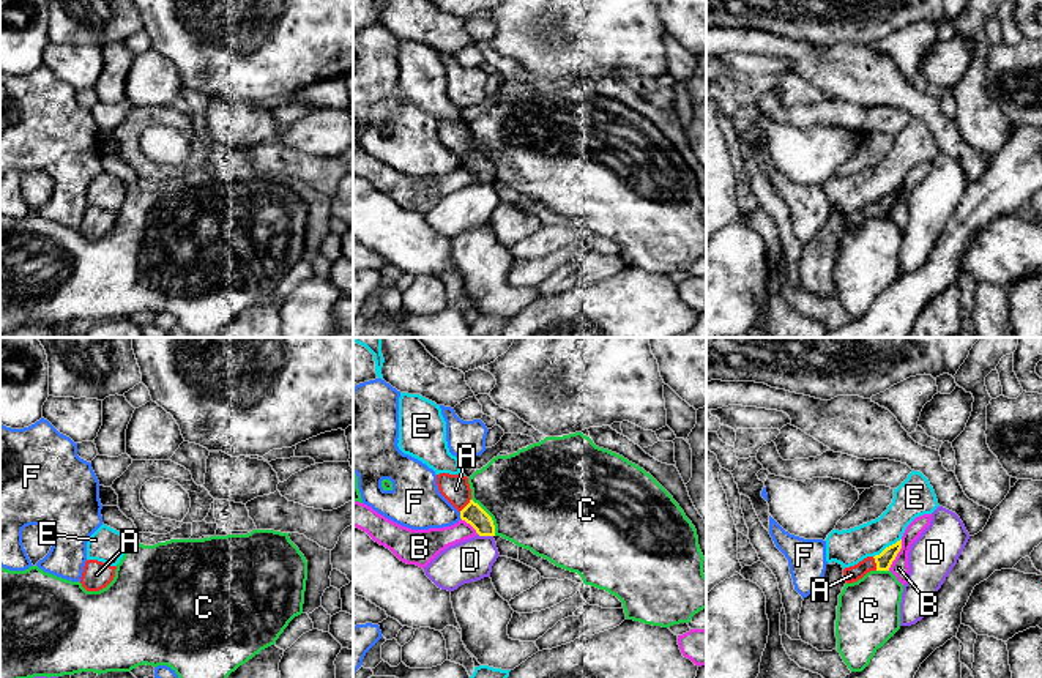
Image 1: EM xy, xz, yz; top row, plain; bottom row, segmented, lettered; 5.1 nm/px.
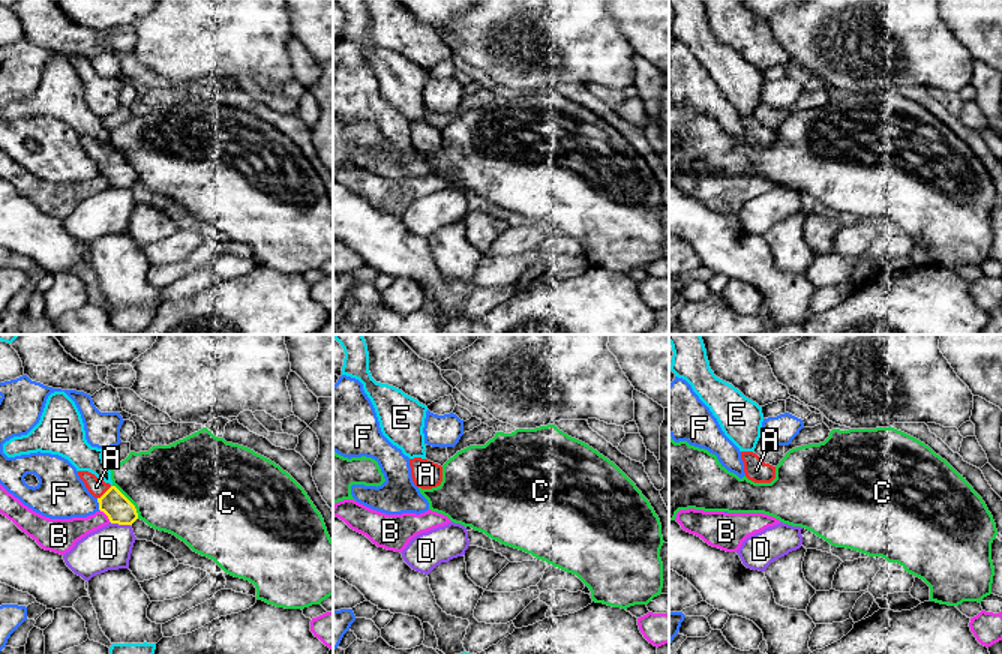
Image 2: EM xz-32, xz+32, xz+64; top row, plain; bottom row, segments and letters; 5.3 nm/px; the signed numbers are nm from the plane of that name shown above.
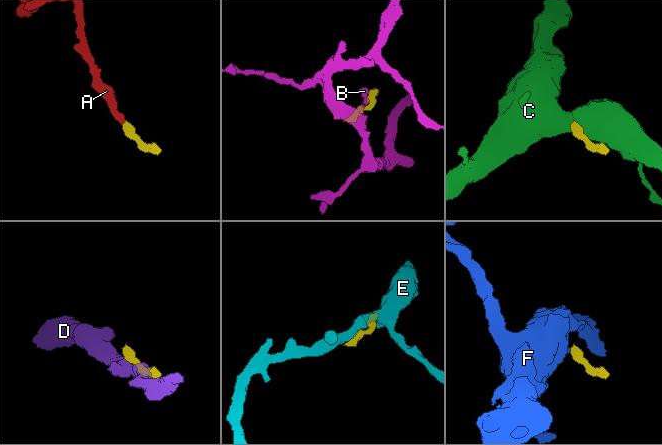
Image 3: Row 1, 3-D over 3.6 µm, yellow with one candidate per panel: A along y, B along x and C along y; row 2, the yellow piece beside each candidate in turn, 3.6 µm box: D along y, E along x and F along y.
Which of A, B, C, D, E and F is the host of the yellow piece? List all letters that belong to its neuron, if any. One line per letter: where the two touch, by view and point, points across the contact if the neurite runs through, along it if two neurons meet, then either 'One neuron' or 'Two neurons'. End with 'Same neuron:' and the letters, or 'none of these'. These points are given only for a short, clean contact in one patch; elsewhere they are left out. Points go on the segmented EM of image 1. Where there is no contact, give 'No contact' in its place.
A: Touches yellow at yz (875, 562). Path across: yz (883, 562), (875, 562), (852, 574). One neuron
B: Touches yellow at yz (896, 555). Two neurons
C: Touches yellow at xz (491, 517). Boundary: xz (472, 499), (491, 517), (495, 535). Two neurons
D: Touches yellow at xz (486, 535). Two neurons
E: Touches yellow at yz (886, 547). Two neurons
F: Touches yellow at xz (461, 516). Boundary: xz (459, 513), (461, 517). Two neurons
Same neuron: A

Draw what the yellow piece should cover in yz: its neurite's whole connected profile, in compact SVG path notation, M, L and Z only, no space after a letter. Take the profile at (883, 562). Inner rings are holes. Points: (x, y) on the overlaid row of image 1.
M902 539L886 547L880 555L867 557L858 564L845 568L843 569L845 582L847 583L858 582L870 571L889 571L900 549L902 549Z

